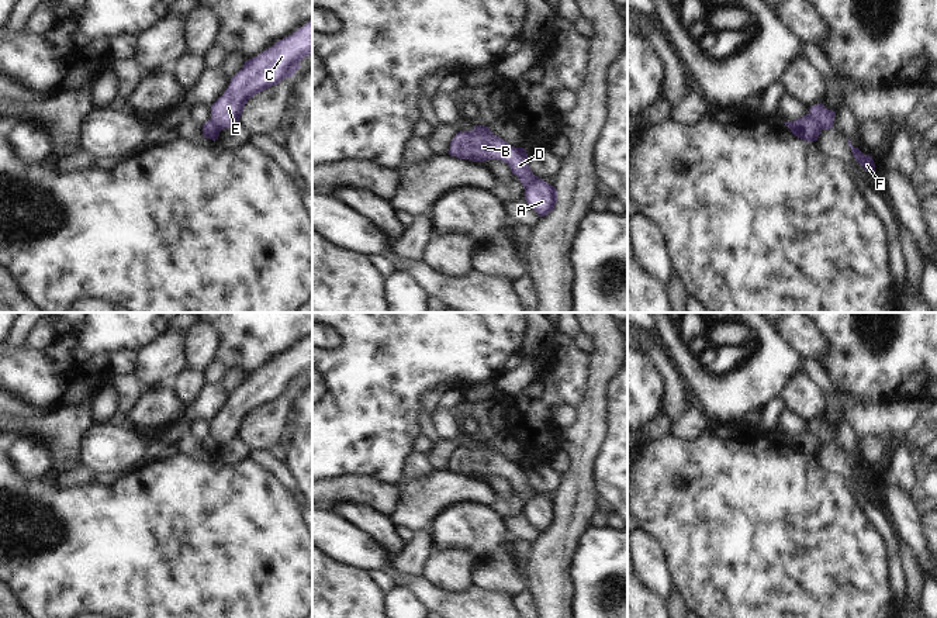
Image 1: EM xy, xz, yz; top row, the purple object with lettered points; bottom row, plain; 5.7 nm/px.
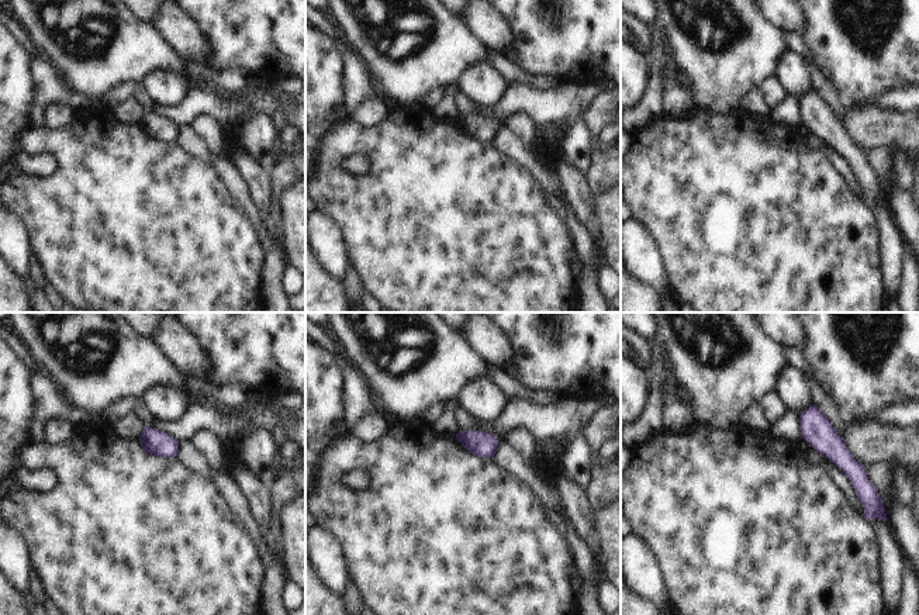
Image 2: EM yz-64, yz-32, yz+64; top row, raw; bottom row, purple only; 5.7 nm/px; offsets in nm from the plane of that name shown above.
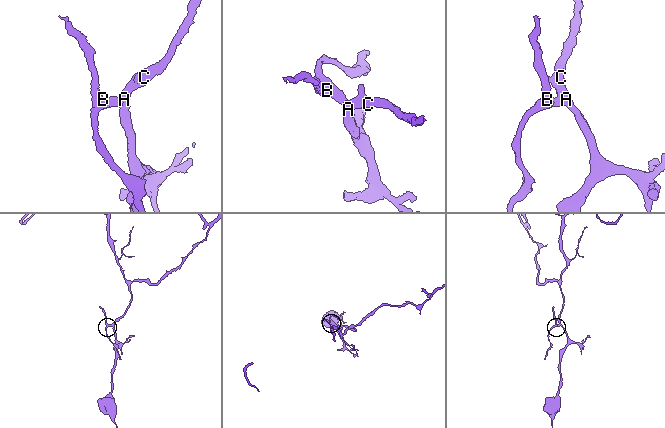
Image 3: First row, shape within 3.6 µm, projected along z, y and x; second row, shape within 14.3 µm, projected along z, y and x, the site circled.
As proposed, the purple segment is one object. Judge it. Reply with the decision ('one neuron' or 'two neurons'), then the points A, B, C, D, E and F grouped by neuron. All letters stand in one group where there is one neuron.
two neurons; groups A C E F / B D

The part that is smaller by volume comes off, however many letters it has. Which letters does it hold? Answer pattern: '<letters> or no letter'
B, D

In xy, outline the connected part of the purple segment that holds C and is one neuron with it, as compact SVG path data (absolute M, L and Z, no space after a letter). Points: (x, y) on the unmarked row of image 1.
M312 336L295 348L277 356L273 362L248 374L243 383L231 394L228 404L211 421L211 435L219 445L239 436L245 420L255 410L293 393L300 377L312 369Z

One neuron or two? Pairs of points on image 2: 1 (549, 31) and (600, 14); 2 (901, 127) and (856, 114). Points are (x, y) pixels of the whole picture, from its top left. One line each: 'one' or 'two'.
1: one
2: one

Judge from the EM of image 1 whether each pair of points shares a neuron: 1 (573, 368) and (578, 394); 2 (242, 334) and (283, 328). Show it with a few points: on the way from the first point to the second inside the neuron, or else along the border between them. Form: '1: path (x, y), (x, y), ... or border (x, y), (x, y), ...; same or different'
1: path (573, 375), (574, 387); same
2: path (252, 332), (256, 328), (273, 328); same

